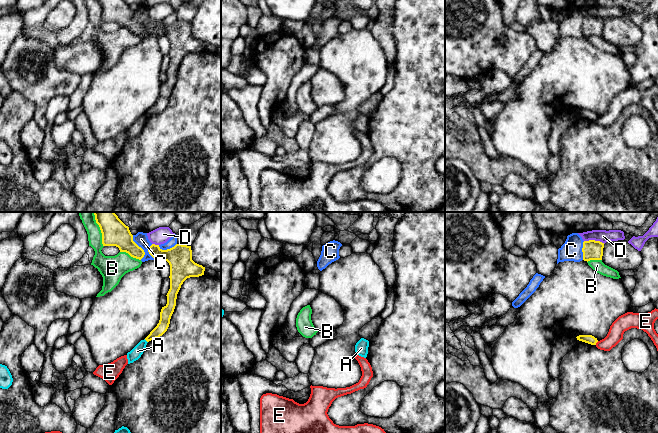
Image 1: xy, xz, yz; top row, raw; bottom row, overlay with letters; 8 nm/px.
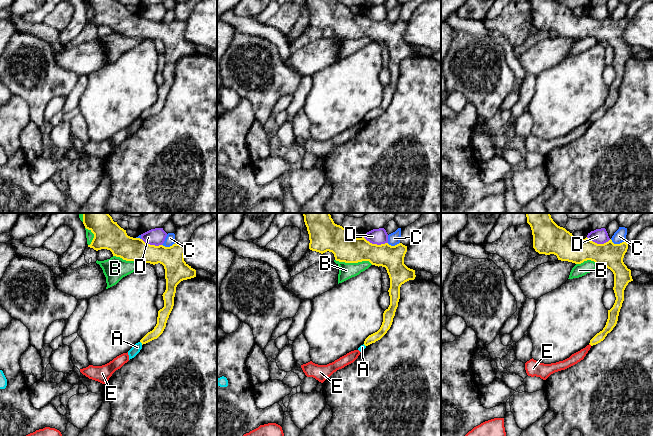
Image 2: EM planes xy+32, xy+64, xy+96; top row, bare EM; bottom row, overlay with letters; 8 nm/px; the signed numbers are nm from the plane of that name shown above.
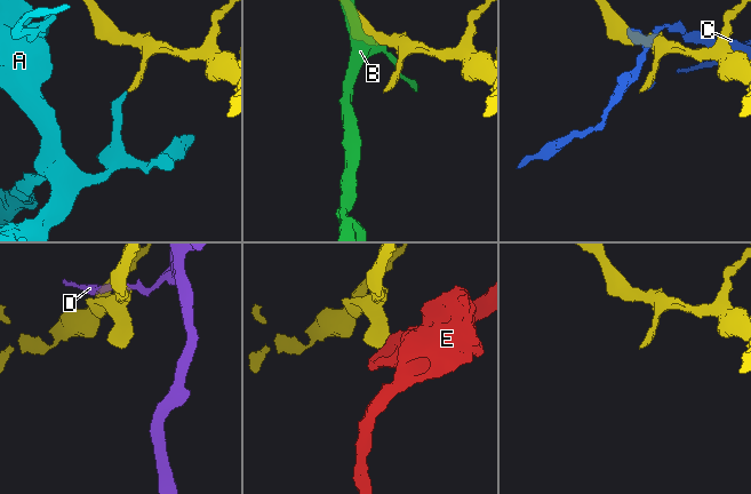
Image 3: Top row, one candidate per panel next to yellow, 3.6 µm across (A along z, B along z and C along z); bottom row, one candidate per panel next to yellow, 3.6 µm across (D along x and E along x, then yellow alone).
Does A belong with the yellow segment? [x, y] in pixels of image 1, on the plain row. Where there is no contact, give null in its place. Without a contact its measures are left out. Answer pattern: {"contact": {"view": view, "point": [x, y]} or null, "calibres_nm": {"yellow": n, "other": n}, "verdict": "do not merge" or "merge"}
{"contact": {"view": "xy", "point": [146, 116]}, "calibres_nm": {"yellow": 90, "other": 90}, "verdict": "do not merge"}

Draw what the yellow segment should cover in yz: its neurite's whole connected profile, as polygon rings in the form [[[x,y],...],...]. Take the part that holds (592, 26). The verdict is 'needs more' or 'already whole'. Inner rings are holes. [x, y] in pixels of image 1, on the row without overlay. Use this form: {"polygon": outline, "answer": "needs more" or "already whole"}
{"polygon": [[[595,16],[583,18],[583,36],[602,36],[604,19]]], "answer": "already whole"}

